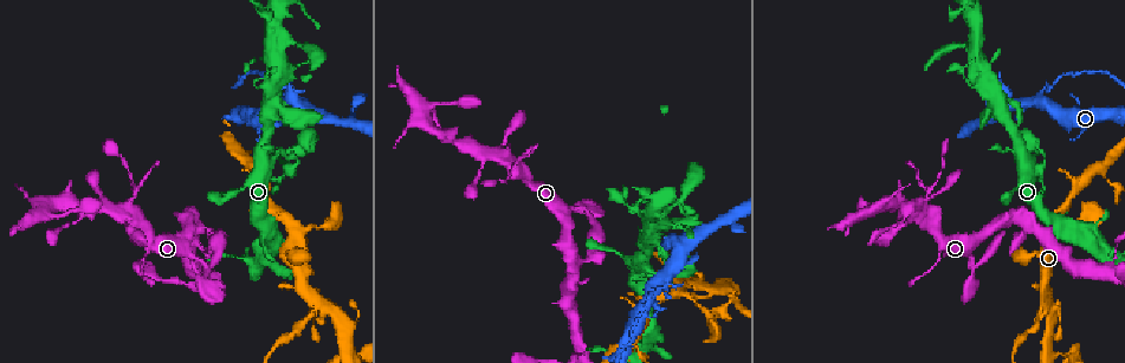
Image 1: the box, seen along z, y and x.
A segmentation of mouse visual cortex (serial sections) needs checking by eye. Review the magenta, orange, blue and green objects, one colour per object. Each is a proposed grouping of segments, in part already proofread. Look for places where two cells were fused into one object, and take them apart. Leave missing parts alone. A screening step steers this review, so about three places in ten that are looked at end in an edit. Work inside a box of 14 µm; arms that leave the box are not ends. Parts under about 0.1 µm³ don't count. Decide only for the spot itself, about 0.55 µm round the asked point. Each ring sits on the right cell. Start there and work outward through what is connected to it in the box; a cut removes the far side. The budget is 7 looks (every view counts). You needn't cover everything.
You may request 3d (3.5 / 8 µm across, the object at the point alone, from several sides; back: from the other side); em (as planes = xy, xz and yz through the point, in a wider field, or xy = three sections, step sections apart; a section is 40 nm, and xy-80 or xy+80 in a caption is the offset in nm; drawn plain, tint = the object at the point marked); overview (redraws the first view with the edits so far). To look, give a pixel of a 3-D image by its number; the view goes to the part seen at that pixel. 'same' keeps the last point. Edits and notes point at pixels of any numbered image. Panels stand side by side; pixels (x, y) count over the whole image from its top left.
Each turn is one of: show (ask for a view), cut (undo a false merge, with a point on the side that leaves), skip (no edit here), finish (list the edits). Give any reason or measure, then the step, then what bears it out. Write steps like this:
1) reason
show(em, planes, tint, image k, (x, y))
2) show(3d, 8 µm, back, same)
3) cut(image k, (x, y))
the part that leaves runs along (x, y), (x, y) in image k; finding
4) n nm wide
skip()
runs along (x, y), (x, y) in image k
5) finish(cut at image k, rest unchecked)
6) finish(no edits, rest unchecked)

show(3d, 3.5 µm, image 1, (290, 175))

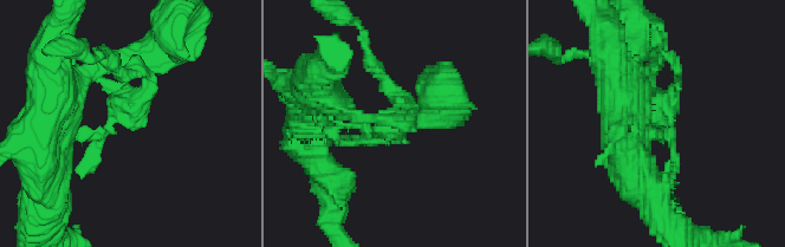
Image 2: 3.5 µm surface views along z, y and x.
now the EM
show(em, xy, step 2, tint, image 2, (382, 135))

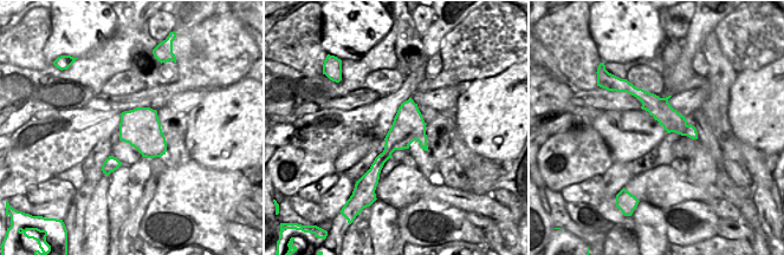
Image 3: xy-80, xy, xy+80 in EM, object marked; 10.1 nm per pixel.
320 nm wide
skip()
runs along (410, 103), (407, 128), (370, 176) in image 3; continuous, no second cell

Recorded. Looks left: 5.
sharp bend
show(3d, 3.5 µm, image 1, (1044, 300))

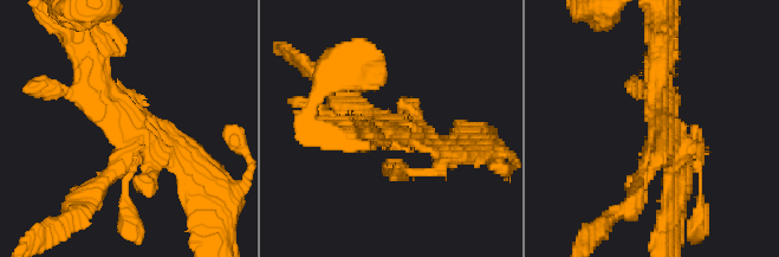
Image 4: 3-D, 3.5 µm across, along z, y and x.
show(em, planes, tint, image 4, (405, 133))

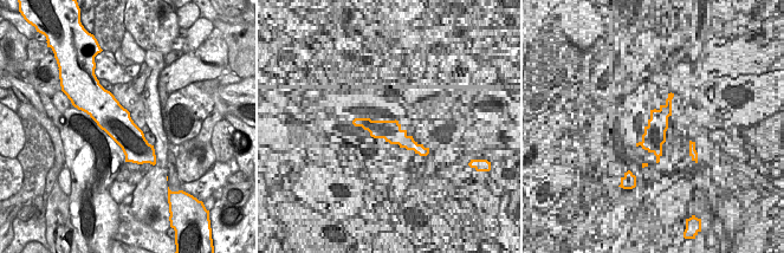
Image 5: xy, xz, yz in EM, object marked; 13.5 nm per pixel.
cut(image 4, (350, 104))
a second cell is stuck on

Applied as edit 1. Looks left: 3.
side arm on a straight run
show(3d, 3.5 µm, image 1, (970, 257))

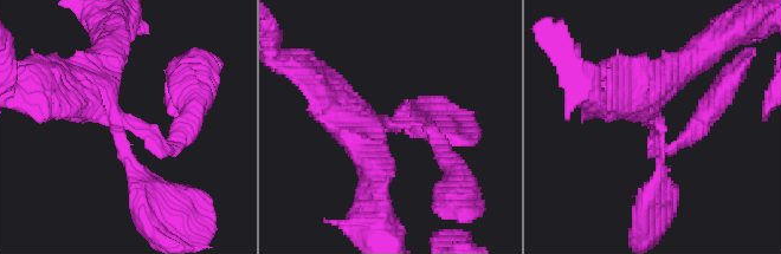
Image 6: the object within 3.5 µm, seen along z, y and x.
3 arms; arms of 150, 150, 500 nm
show(em, xy, step 1, tint, image 6, (386, 123))

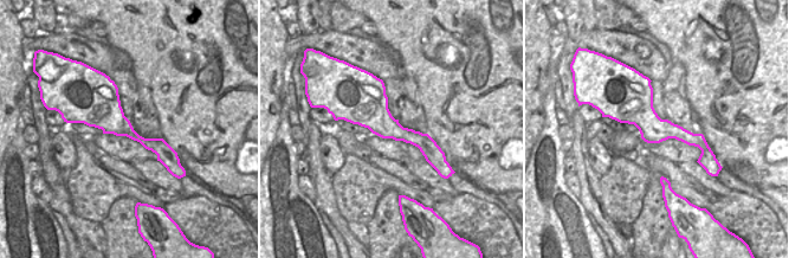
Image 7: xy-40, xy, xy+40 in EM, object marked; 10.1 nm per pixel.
skip()
continuous, no second cell

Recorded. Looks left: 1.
finish(cut at image 4, rest unchecked)

